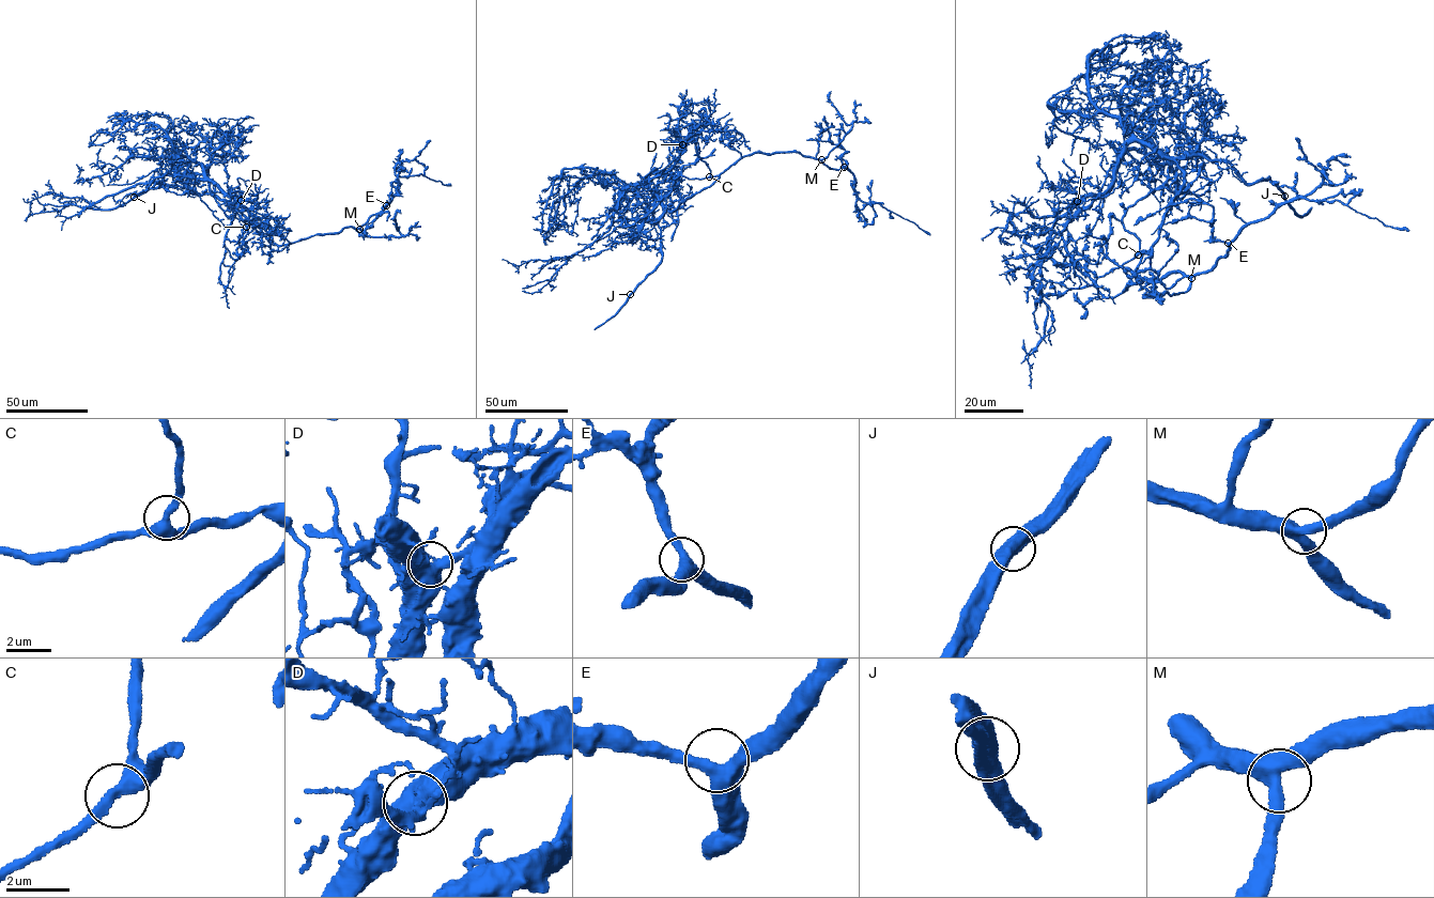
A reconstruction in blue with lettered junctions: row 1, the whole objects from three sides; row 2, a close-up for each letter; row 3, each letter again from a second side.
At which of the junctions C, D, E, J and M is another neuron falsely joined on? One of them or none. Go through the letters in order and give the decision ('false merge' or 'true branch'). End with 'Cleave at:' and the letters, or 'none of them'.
C: true branch
D: true branch
E: true branch
J: true branch
M: true branch
Cleave at: none of them

